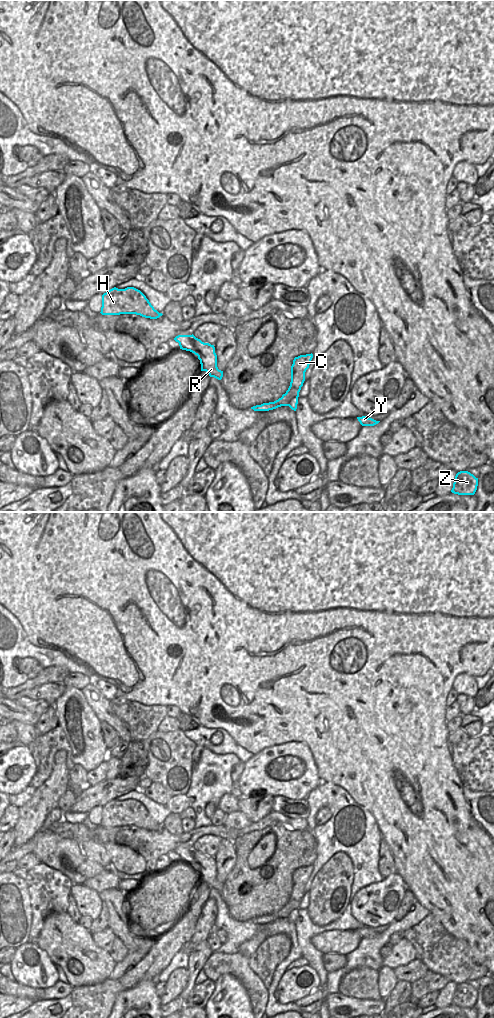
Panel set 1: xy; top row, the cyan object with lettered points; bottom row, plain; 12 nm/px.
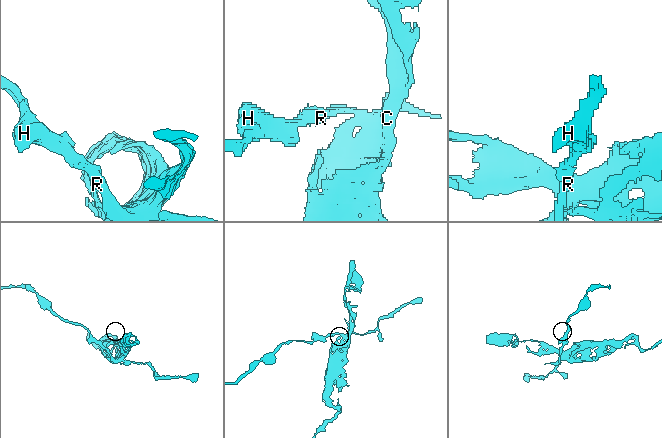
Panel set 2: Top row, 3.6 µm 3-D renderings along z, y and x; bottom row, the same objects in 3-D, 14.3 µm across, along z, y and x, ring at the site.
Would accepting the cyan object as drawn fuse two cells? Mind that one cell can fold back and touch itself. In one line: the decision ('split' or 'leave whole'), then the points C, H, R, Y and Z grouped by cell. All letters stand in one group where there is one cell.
split; groups C / H R Y Z

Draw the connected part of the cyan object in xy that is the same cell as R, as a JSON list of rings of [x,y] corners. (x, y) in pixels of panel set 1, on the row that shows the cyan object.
[[[178,335],[174,338],[179,343],[180,349],[190,351],[198,356],[201,371],[205,371],[210,377],[221,380],[223,371],[217,367],[217,355],[214,345],[204,343],[192,335]]]

